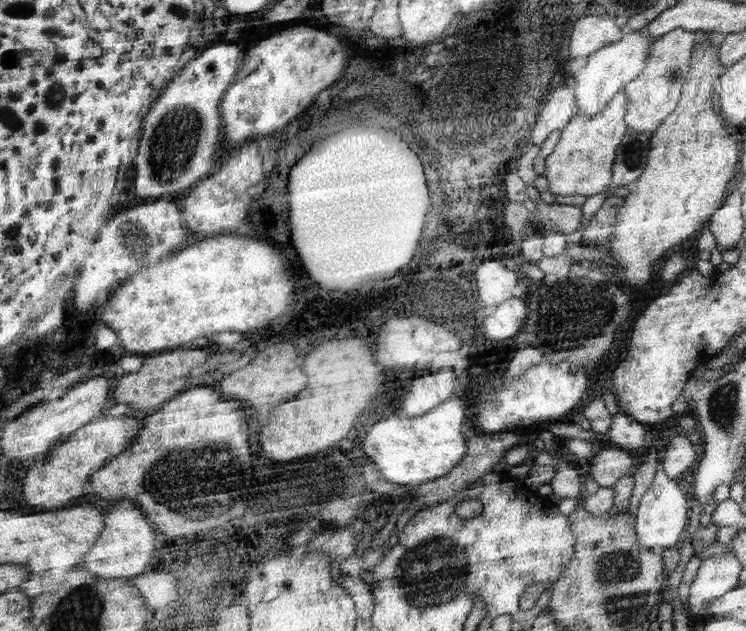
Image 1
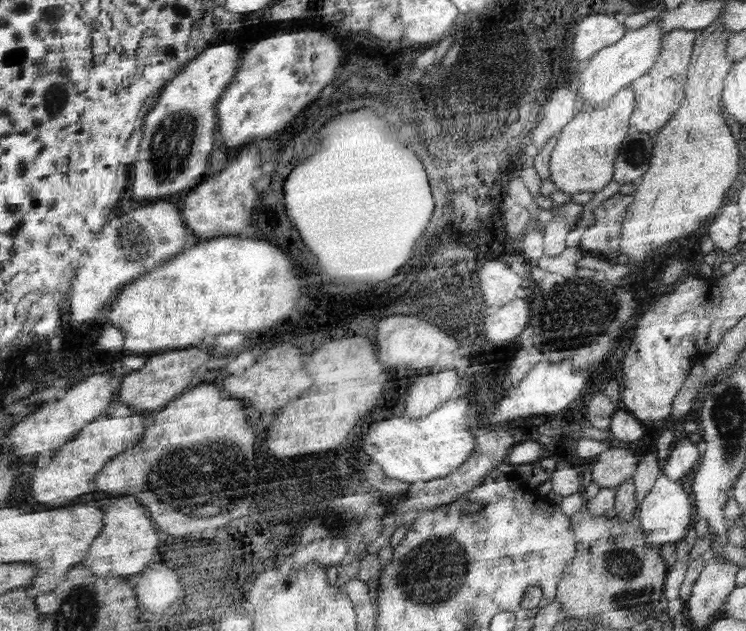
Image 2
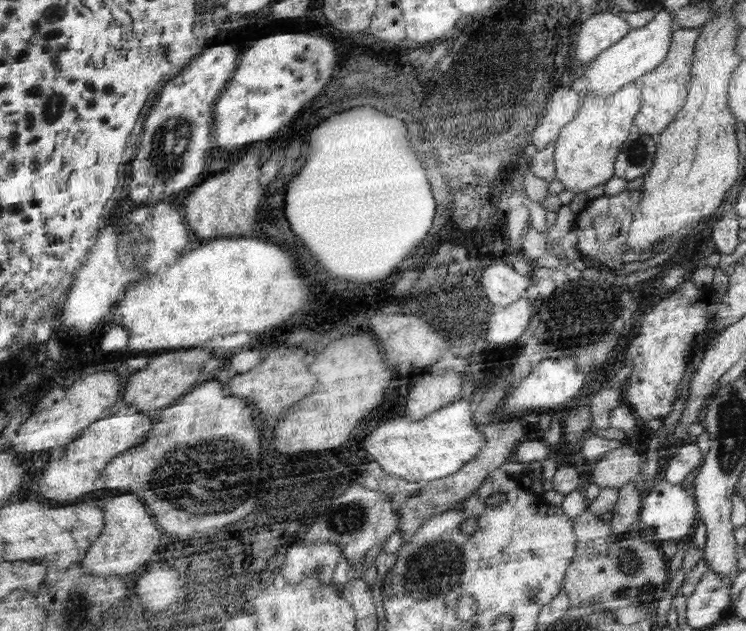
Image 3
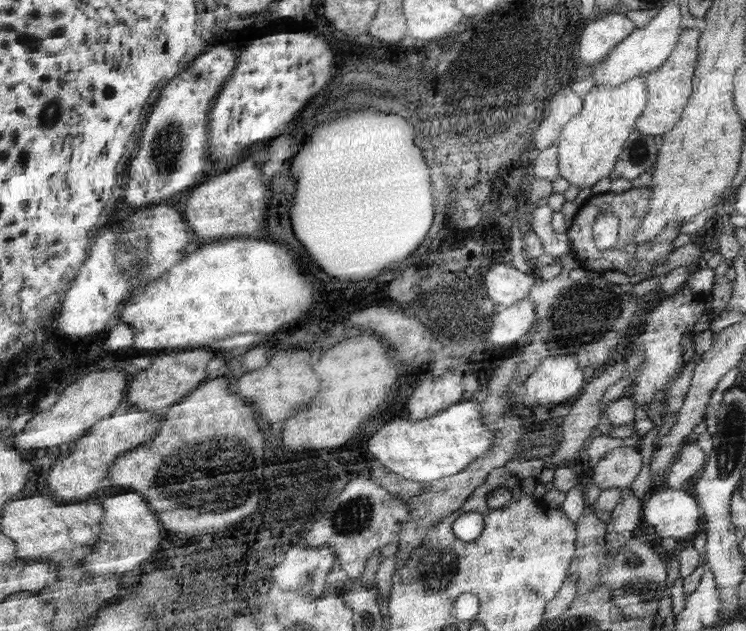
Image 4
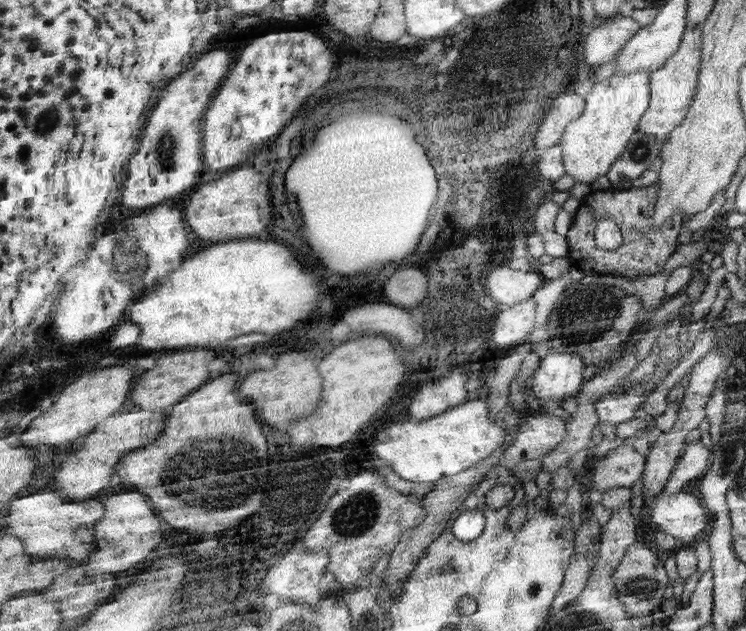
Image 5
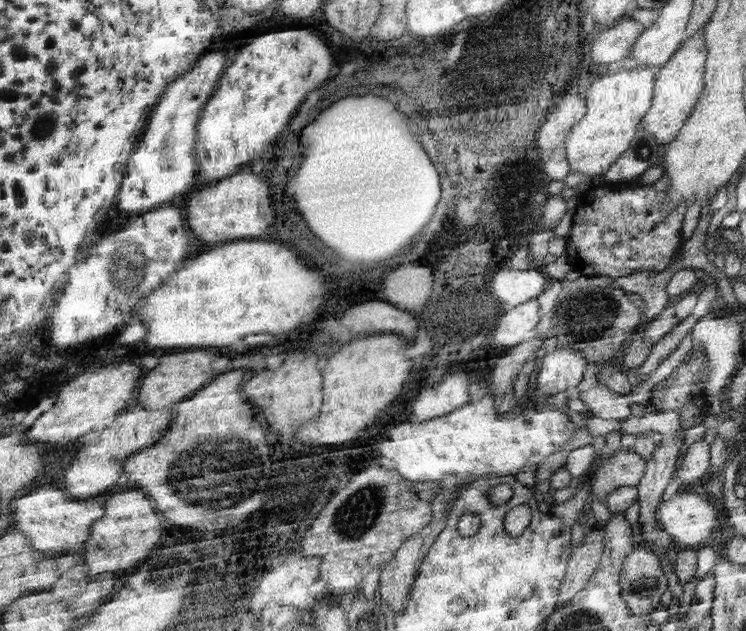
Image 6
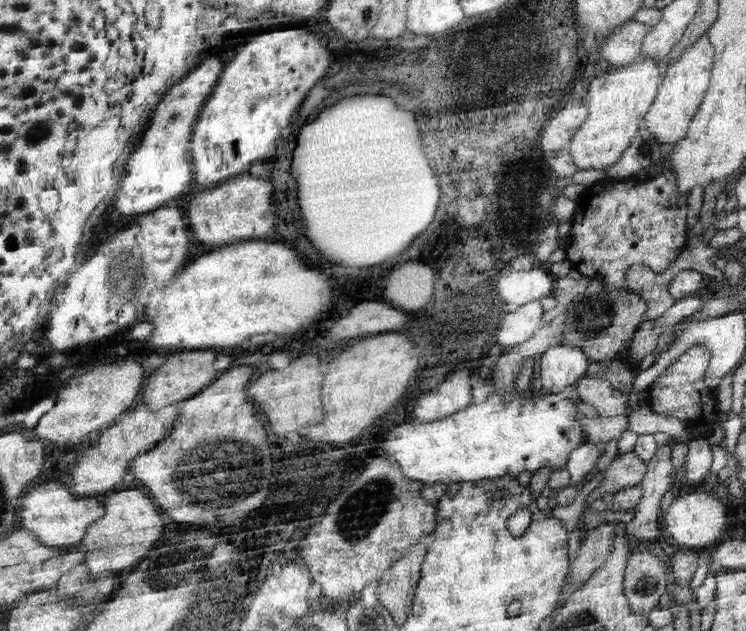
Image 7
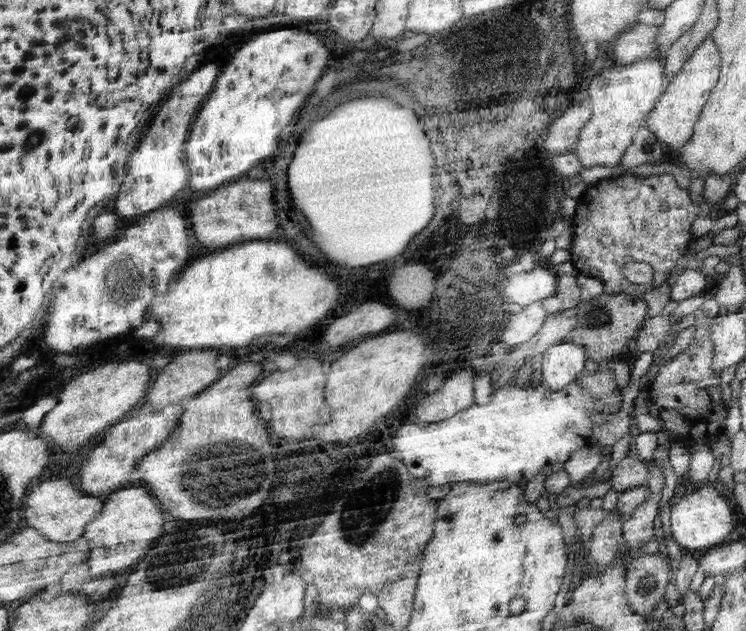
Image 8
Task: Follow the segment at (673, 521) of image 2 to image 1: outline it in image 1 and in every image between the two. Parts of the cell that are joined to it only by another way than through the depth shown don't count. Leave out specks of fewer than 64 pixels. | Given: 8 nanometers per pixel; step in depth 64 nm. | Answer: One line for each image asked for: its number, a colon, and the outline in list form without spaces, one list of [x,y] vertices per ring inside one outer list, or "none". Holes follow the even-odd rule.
1: [[[655,450],[657,454],[657,474],[655,474],[655,482],[653,486],[645,492],[643,502],[639,504],[637,510],[637,536],[641,540],[641,544],[645,548],[653,548],[657,552],[663,550],[673,550],[679,548],[681,540],[685,538],[687,532],[687,524],[689,524],[689,498],[687,494],[681,490],[681,486],[663,470],[663,460],[661,460],[661,452]]]

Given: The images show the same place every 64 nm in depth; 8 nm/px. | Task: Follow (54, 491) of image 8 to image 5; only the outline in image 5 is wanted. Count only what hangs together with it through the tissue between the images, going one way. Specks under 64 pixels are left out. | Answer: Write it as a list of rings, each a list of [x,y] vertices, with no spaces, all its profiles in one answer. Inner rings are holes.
[[[59,490],[57,492],[39,492],[25,498],[13,500],[9,504],[9,516],[5,516],[5,522],[9,522],[9,530],[13,536],[21,536],[25,540],[25,546],[29,548],[29,556],[37,558],[51,558],[51,560],[89,560],[89,554],[93,552],[95,532],[77,532],[79,528],[87,526],[93,528],[97,522],[105,518],[107,510],[97,500],[87,502],[67,502]]]

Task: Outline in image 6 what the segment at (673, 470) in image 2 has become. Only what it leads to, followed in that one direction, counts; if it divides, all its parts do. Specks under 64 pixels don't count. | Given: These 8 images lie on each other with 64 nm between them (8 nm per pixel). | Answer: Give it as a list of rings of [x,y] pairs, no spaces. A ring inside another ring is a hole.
[[[695,442],[693,446],[689,446],[689,452],[681,458],[679,470],[677,470],[675,478],[671,480],[669,488],[665,490],[665,498],[663,500],[671,500],[673,496],[677,496],[677,492],[679,492],[679,488],[683,484],[697,482],[699,478],[705,478],[709,472],[711,472],[711,466],[709,466],[709,444]]]

